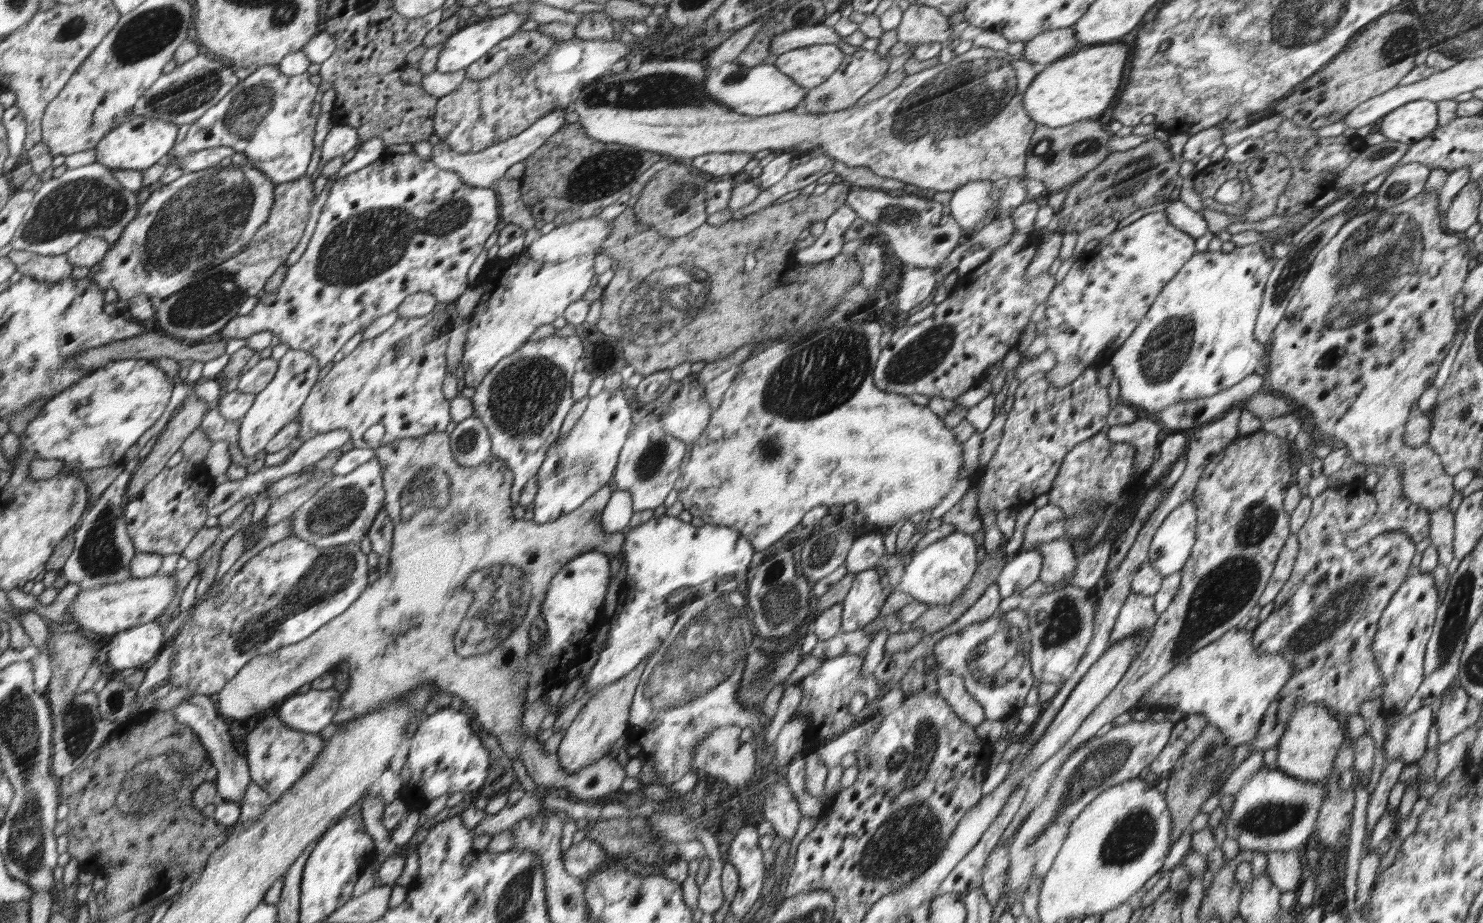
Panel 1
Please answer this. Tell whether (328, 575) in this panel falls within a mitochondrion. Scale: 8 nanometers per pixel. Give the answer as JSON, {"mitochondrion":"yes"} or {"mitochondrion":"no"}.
{"mitochondrion":"yes"}

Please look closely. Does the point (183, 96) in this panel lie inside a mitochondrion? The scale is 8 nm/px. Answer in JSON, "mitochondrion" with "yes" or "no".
{"mitochondrion":"yes"}

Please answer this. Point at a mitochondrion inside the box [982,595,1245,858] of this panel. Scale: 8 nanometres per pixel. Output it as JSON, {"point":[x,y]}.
{"point":[1101,765]}

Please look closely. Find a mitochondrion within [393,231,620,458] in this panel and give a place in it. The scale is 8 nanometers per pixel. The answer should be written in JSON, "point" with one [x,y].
{"point":[524,396]}

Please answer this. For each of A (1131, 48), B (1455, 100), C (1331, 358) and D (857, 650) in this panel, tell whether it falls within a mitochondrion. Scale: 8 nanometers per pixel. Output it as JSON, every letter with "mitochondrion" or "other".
{"A":"other","B":"other","C":"other","D":"other"}

